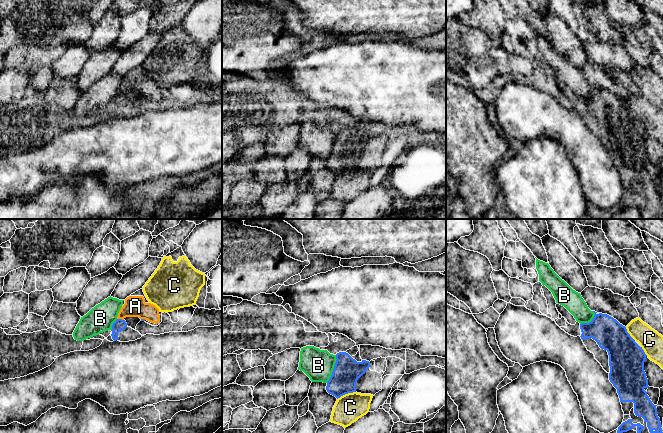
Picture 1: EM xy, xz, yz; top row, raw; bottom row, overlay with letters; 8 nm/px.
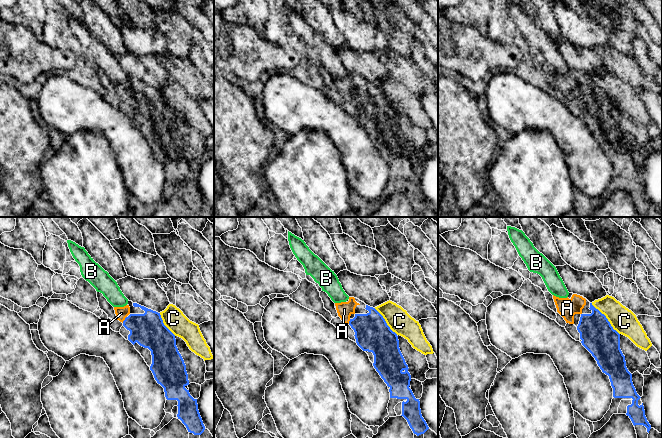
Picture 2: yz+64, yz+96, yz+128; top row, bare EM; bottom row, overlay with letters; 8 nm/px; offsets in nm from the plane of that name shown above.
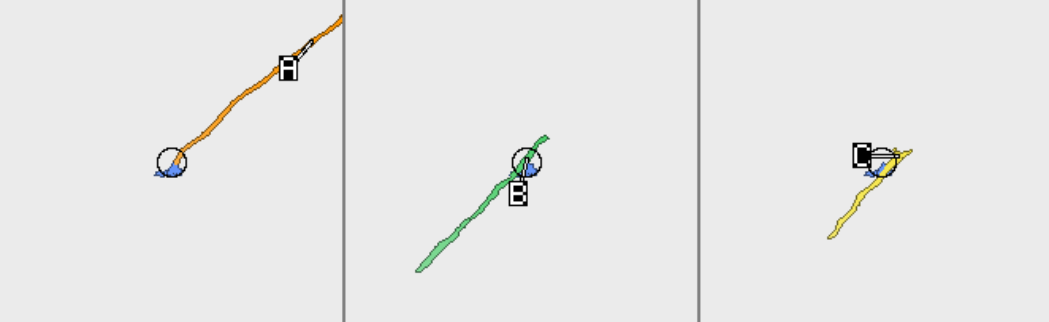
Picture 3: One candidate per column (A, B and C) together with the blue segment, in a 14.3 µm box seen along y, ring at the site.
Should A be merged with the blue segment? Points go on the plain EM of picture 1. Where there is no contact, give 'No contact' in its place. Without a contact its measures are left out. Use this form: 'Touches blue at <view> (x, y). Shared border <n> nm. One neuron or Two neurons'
Touches blue at xy (120, 95). Shared border 60 nm. One neuron

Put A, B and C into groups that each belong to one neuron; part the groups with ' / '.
A / B / C

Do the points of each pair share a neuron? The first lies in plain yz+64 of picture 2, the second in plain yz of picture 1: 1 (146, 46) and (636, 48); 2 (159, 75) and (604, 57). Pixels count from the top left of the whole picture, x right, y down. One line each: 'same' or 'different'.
1: different
2: different

